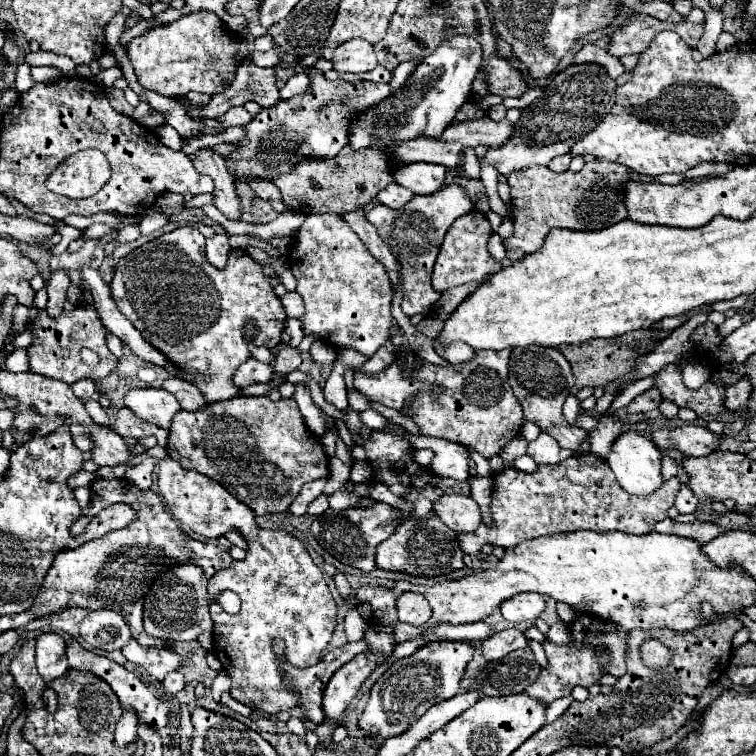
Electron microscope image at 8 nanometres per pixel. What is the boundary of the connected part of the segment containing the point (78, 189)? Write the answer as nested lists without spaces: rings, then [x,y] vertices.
[[[82,150],[58,164],[46,181],[48,189],[72,199],[94,196],[110,180],[108,158],[100,150]]]

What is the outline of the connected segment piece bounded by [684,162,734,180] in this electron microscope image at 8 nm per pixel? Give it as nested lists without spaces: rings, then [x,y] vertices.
[[[704,162],[702,166],[698,166],[698,168],[694,168],[694,170],[688,170],[684,176],[686,178],[704,178],[704,176],[718,176],[718,174],[726,174],[726,172],[730,172],[734,166],[730,166],[730,164],[724,164],[724,162],[720,162],[720,164],[708,164],[708,162]]]

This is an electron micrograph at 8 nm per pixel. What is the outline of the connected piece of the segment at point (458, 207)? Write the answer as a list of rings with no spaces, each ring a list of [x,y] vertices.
[[[458,184],[444,186],[442,190],[430,194],[430,196],[414,196],[402,210],[390,210],[388,206],[376,204],[366,214],[366,220],[376,226],[382,240],[396,252],[396,258],[402,264],[402,276],[404,276],[404,300],[402,310],[406,316],[422,314],[430,316],[434,304],[438,302],[441,293],[436,292],[430,284],[430,274],[436,262],[436,256],[440,252],[444,234],[452,226],[452,222],[464,214],[470,214],[476,210],[476,204],[466,196],[464,188]]]

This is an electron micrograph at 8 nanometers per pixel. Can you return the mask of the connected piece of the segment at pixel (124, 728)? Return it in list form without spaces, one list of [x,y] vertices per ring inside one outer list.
[[[122,706],[122,718],[116,724],[116,738],[114,738],[116,746],[126,746],[126,744],[136,740],[136,736],[138,736],[136,734],[136,724],[138,724],[136,712]]]

